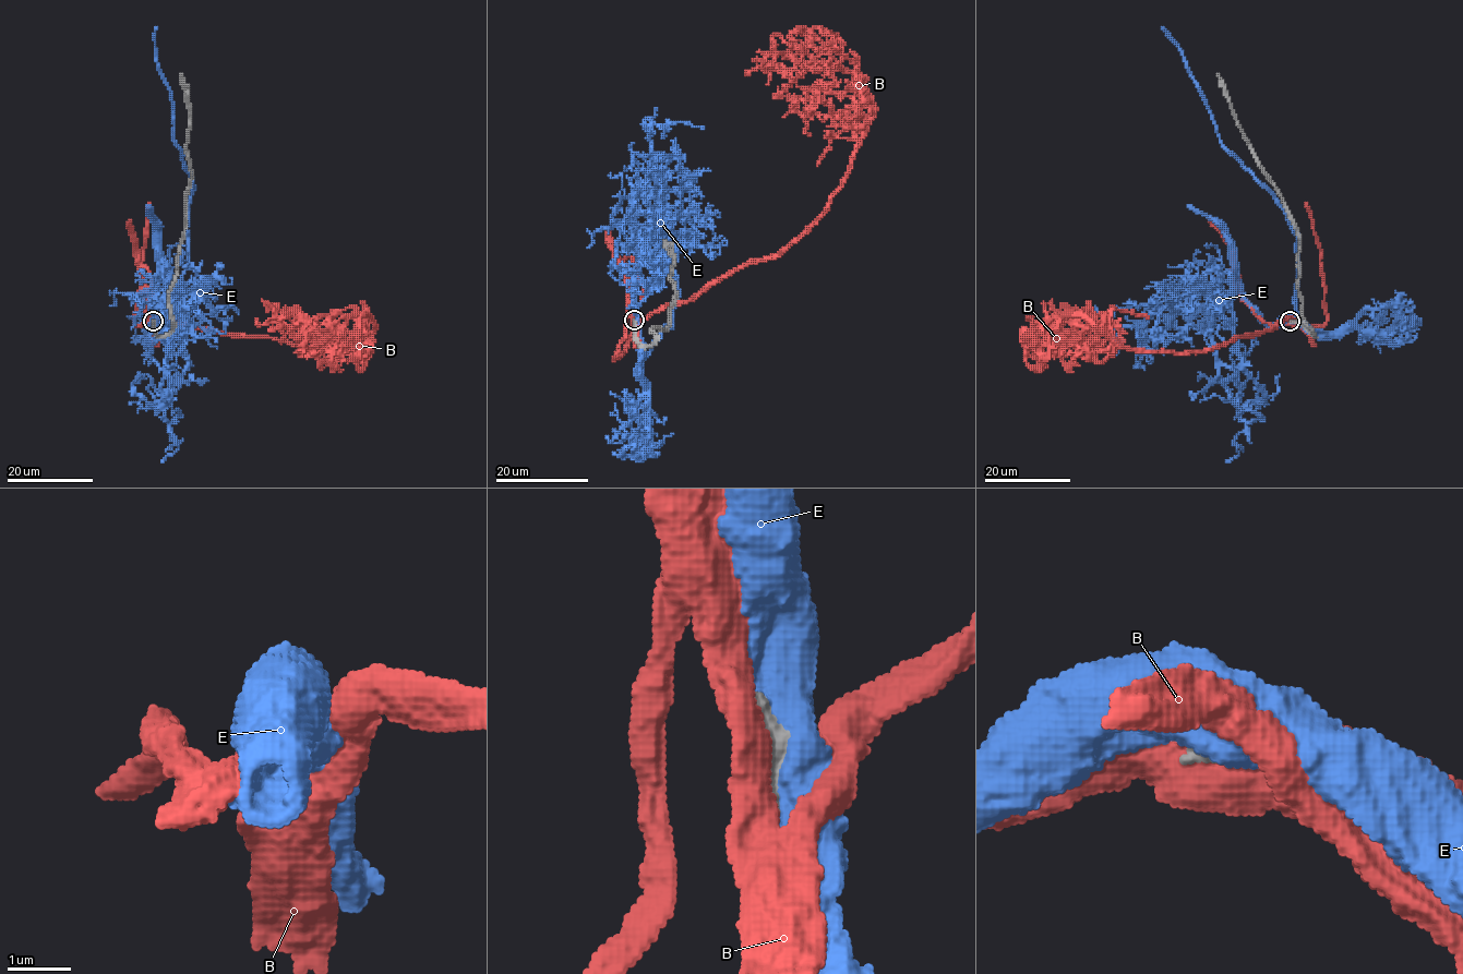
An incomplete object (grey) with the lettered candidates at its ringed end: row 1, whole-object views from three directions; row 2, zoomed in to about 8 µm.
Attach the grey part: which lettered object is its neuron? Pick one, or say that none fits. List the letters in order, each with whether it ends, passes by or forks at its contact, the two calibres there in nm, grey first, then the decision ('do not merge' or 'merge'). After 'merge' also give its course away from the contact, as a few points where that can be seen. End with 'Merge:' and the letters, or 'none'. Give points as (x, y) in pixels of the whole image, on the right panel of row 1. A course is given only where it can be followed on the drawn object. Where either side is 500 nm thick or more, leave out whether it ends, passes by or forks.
B: it passes by | 420/460 nm | do not merge
E: 420/750 nm | do not merge
Merge: none

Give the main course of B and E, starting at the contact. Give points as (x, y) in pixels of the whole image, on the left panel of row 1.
B: (153, 323), (333, 352), (354, 352), (373, 332), (361, 314), (323, 345), (306, 315), (254, 317)
E: (153, 322), (163, 334), (170, 331), (182, 308), (191, 191), (156, 59), (156, 26)

